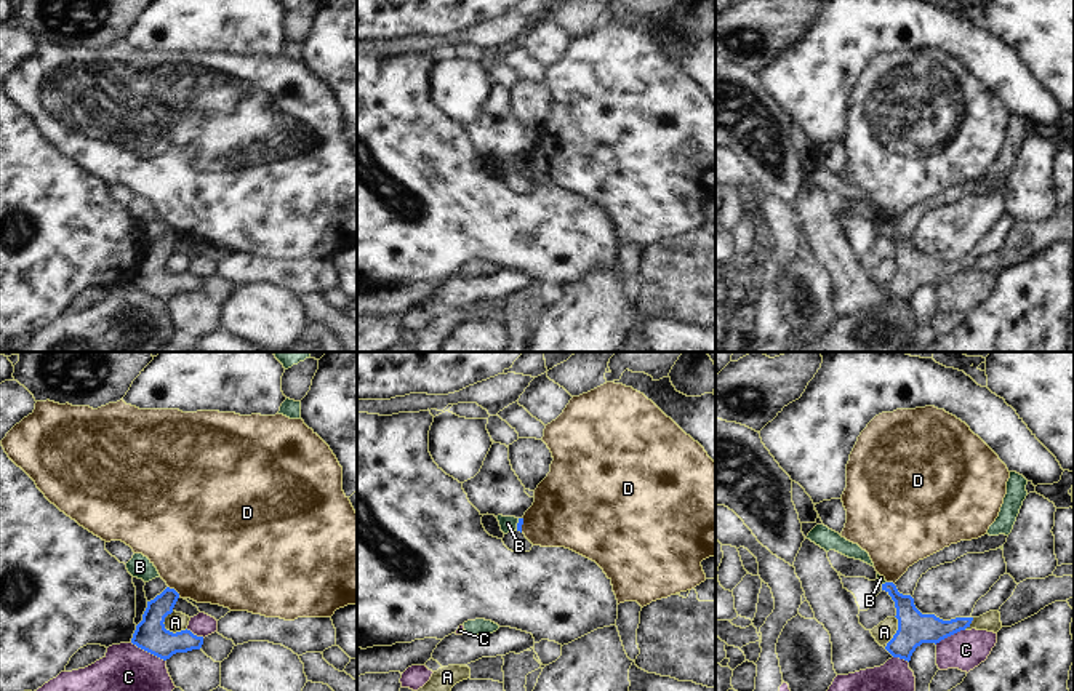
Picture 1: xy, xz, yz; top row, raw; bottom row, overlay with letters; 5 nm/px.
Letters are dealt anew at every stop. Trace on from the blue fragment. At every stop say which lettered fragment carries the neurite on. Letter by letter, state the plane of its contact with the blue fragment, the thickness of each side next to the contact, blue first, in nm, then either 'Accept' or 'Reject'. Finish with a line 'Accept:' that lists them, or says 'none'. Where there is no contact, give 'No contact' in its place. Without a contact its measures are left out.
A: Touches blue in xy. Thickness 160 nm (blue) against 100 nm. Reject
B: Touches blue in xz. Thickness 30 nm (blue) against 80 nm. Reject
C: Touches blue in xy. Thickness 160 nm (blue) against 400 nm. Reject
D: Touches blue in xy. Thickness 160 nm (blue) against 500 nm. Reject
Accept: none

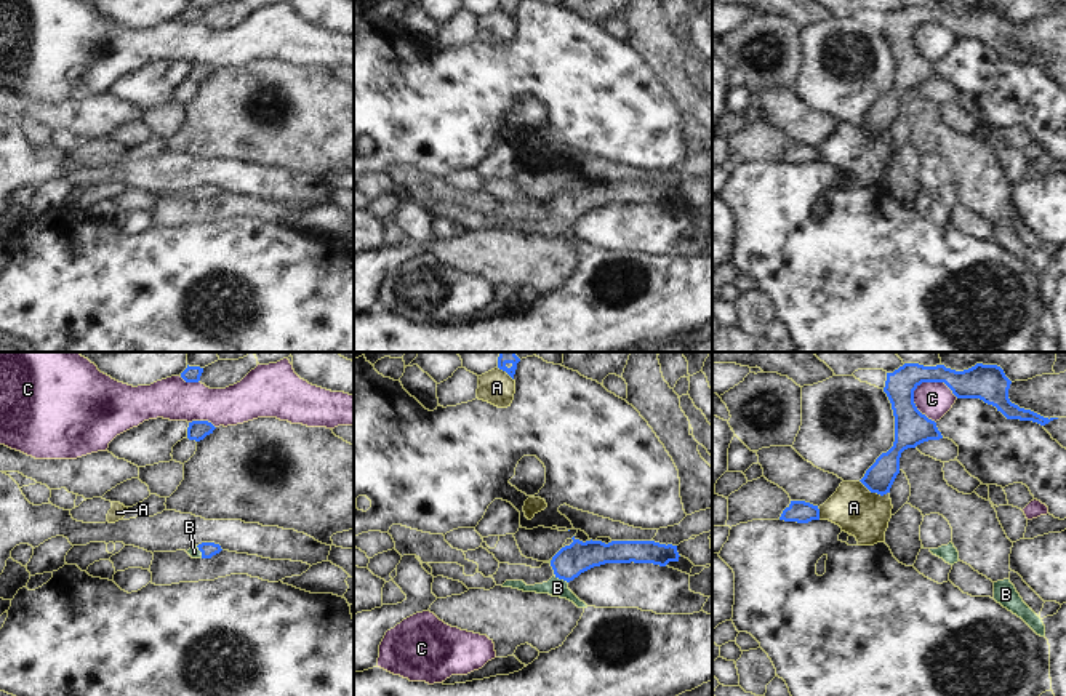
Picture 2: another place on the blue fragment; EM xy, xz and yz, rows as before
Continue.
A: Touches blue in yz. Thickness 150 nm (blue) against 240 nm. Reject
B: Touches blue in xz. Thickness 160 nm (blue) against 100 nm. Accept
C: Touches blue in yz. Thickness 180 nm (blue) against 180 nm. Reject
Accept: B

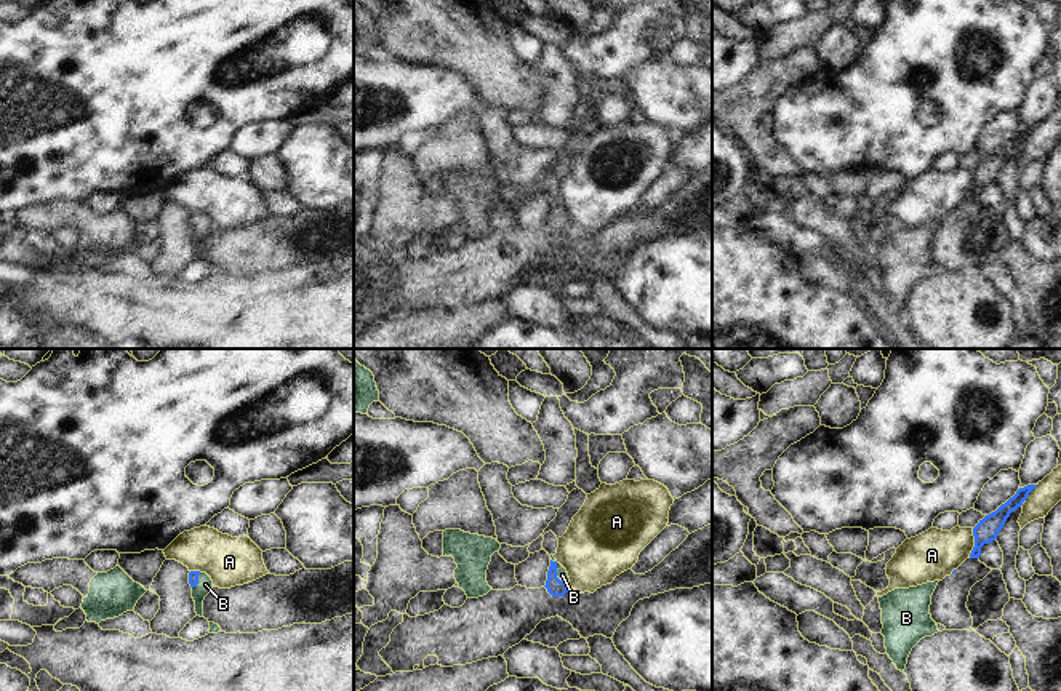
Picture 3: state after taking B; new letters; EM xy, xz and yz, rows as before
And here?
A: Touches blue in yz. Thickness 110 nm (blue) against 260 nm. Reject
B: Touches blue in xz. Thickness 90 nm (blue) against 60 nm. Accept
Accept: B

